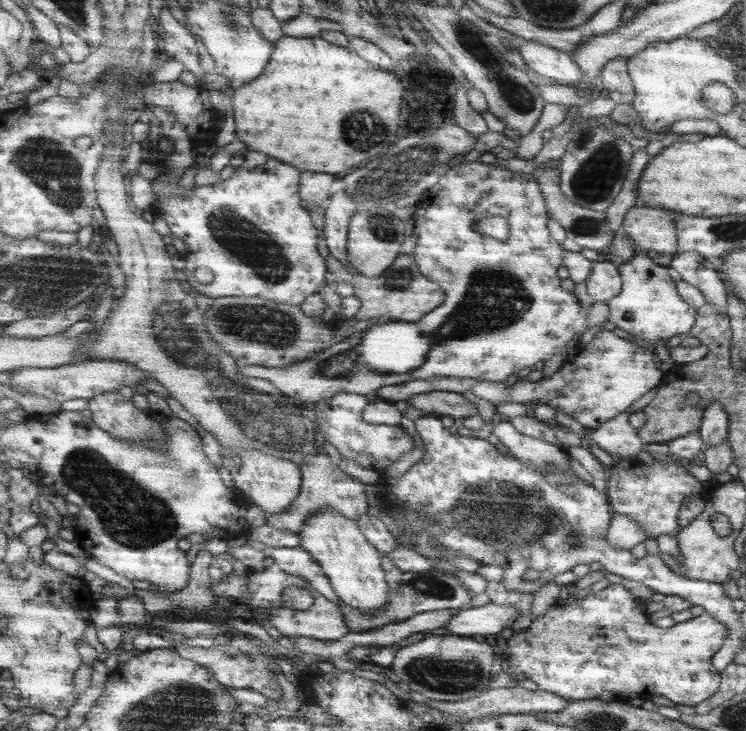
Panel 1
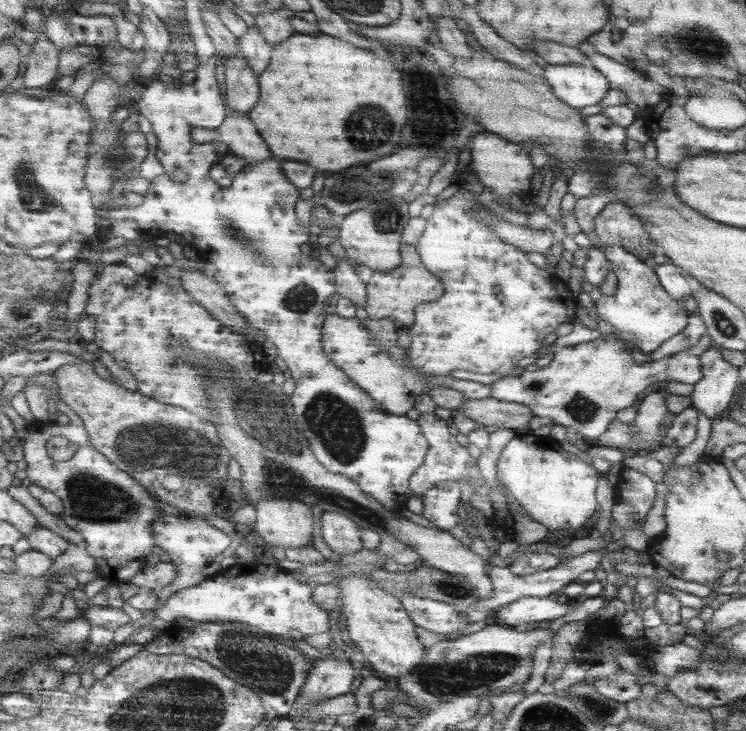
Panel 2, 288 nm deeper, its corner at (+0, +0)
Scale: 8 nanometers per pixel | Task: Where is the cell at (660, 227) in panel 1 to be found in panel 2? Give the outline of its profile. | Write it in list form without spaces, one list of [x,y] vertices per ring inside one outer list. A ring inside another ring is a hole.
[[[623,202],[607,204],[607,208],[597,216],[595,230],[603,248],[623,246],[627,252],[647,262],[651,262],[651,258],[661,252],[651,234],[645,230],[643,220]]]

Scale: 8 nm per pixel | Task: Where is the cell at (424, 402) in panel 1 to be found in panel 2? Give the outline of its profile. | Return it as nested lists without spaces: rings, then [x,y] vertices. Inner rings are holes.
[[[485,398],[485,400],[467,400],[463,404],[463,408],[459,408],[457,412],[453,412],[453,416],[463,416],[479,426],[485,428],[509,428],[509,430],[523,430],[525,426],[529,426],[533,412],[521,404],[513,404],[513,402],[501,402],[495,398]]]

